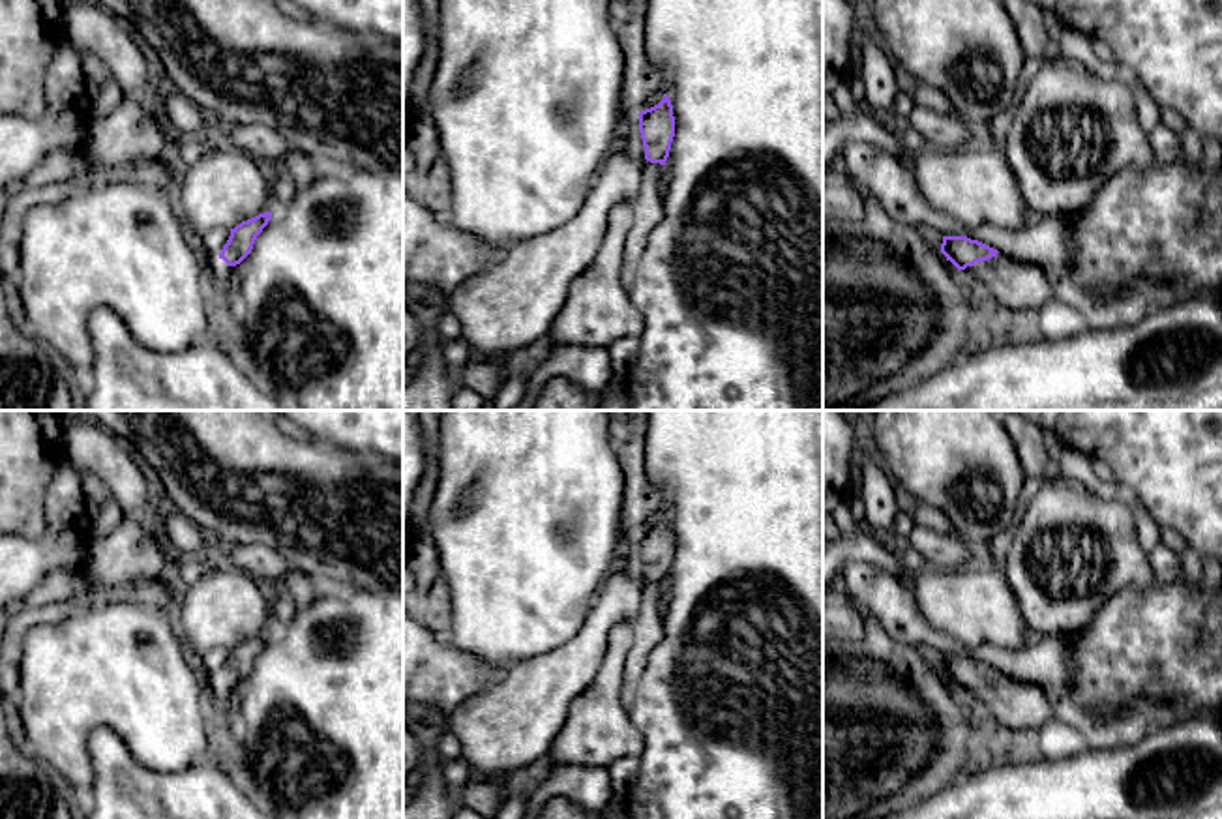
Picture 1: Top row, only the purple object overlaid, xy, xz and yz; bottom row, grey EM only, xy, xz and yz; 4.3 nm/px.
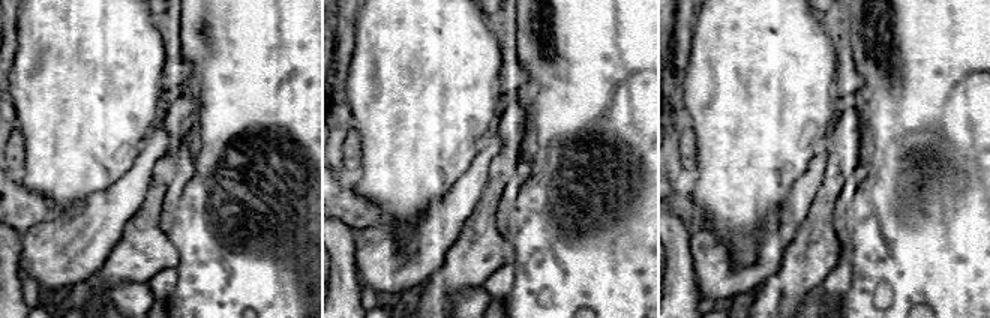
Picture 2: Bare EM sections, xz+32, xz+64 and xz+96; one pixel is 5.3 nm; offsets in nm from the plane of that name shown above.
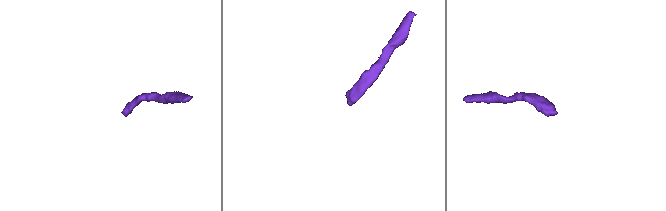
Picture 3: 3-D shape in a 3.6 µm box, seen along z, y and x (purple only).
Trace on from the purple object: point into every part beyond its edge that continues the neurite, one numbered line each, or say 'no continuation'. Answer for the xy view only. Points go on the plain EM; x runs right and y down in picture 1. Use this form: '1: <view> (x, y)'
1: xy (220, 692)

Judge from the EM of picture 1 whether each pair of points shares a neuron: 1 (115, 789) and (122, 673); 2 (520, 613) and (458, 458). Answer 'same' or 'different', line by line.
1: different
2: same

